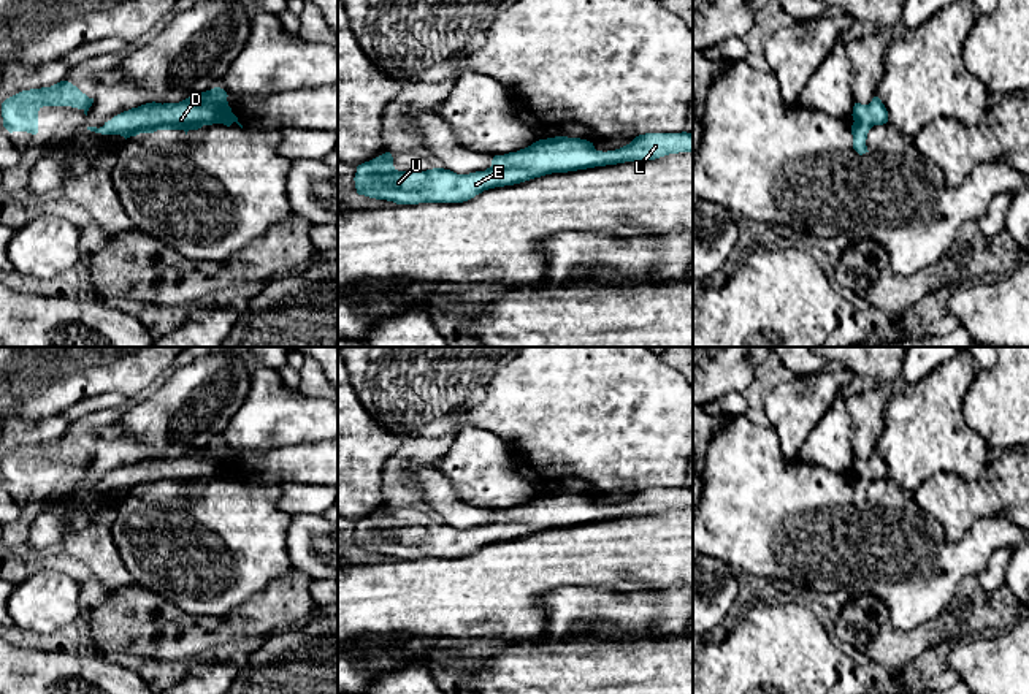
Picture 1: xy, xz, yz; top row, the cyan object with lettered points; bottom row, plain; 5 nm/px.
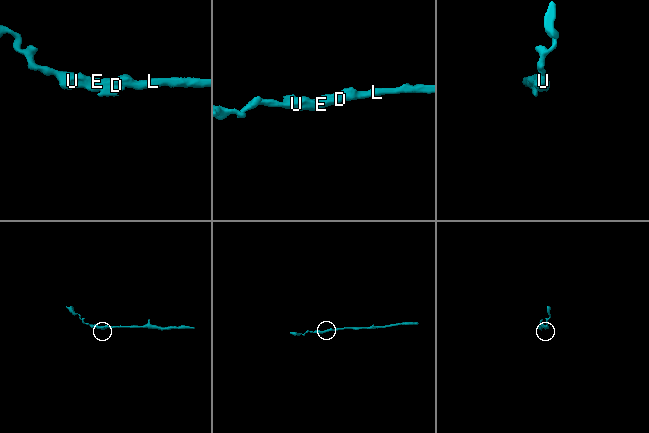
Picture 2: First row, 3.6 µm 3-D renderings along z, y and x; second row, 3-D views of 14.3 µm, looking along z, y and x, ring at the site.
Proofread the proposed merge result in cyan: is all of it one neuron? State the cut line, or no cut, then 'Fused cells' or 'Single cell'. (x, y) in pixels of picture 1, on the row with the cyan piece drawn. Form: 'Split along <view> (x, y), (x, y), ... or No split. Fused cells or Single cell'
No split. Single cell

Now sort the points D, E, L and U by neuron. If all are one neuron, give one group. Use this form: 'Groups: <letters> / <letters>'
Groups: D E L U

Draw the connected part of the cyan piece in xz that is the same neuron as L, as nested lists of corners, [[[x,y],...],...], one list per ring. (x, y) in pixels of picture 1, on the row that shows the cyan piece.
[[[645,133],[615,151],[596,151],[580,138],[539,139],[517,152],[495,155],[485,171],[457,174],[450,170],[398,171],[385,152],[357,166],[358,195],[396,204],[463,203],[484,190],[520,184],[552,173],[568,173],[625,162],[655,160],[669,154],[693,152],[693,133]]]

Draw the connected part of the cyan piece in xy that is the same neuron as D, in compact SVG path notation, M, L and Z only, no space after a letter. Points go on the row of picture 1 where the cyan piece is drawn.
M214 87L206 92L192 93L189 98L179 103L162 105L152 101L114 116L111 120L105 122L105 125L100 128L87 127L87 130L101 135L120 135L127 139L140 133L154 133L157 130L184 130L187 135L189 130L198 130L203 125L212 125L212 124L224 124L230 127L233 122L236 122L243 128L243 125L238 122L238 117L231 112L227 97L228 95L224 89Z

